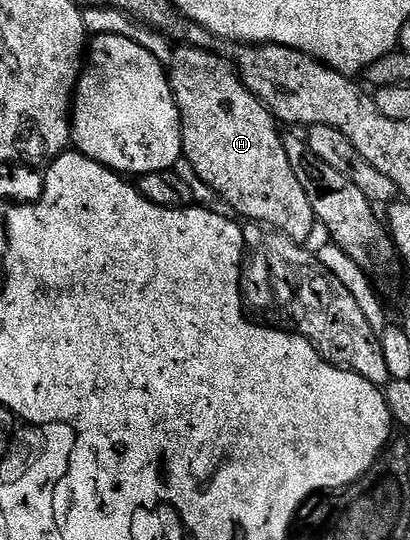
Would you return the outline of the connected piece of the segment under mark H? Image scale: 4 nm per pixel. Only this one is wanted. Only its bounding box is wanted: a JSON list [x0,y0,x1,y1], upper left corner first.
[170,43,318,242]

